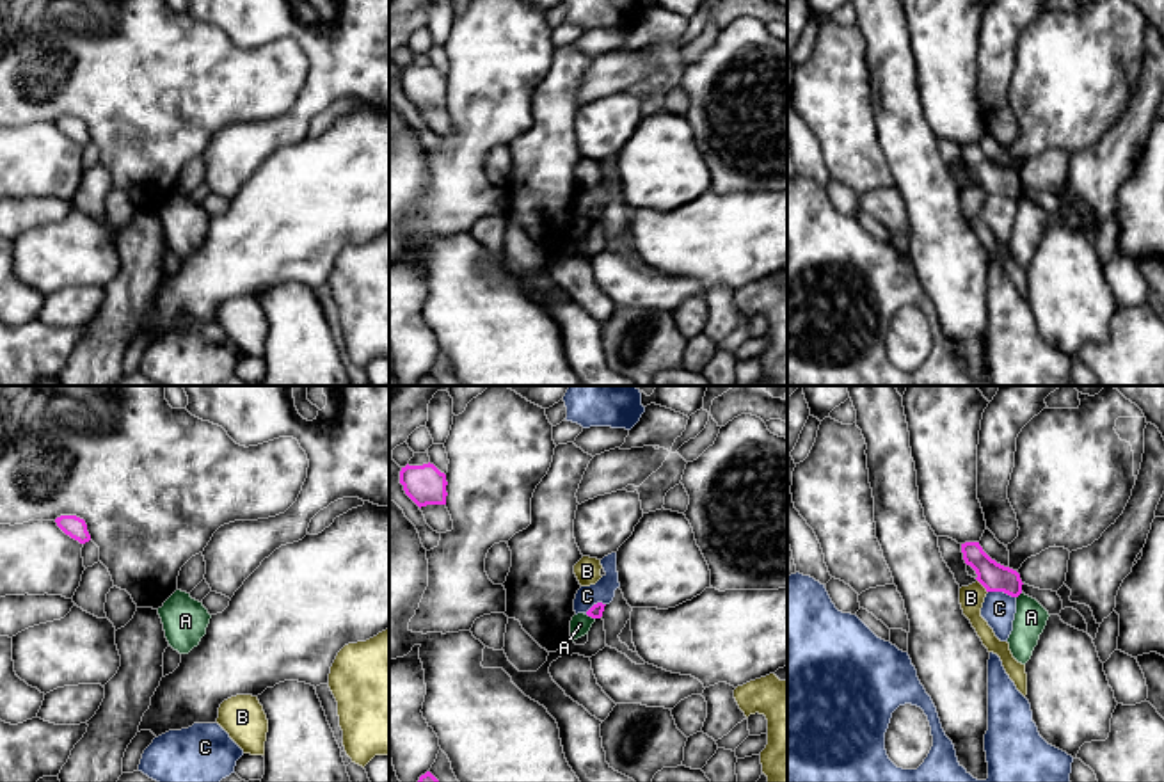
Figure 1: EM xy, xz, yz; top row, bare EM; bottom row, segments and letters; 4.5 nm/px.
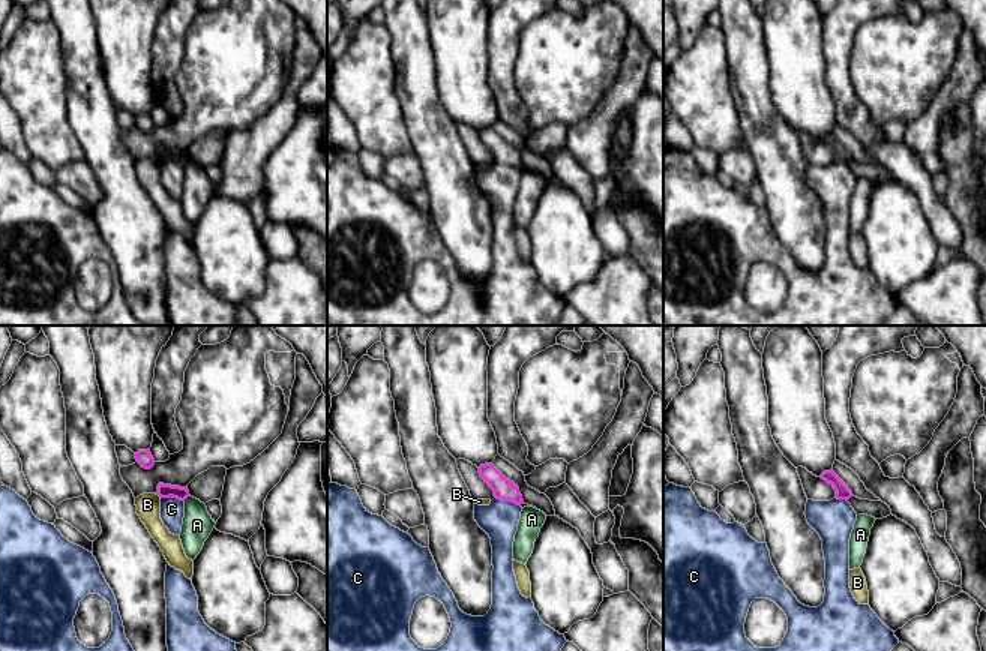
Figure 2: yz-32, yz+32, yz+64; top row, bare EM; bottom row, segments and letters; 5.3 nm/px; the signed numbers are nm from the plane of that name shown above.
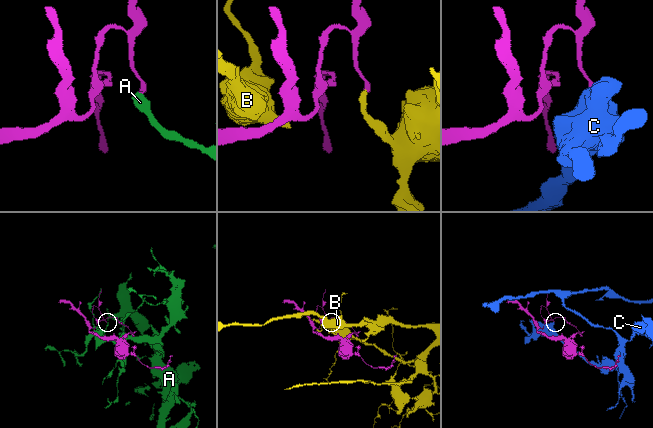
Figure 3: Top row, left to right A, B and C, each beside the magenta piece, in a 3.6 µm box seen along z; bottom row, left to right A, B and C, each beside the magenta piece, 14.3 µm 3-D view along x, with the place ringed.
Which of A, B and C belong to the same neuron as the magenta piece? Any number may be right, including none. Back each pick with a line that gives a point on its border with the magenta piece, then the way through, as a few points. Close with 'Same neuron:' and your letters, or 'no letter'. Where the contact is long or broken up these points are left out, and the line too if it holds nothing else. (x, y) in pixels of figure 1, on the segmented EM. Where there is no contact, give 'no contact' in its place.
Same neuron: no letter

